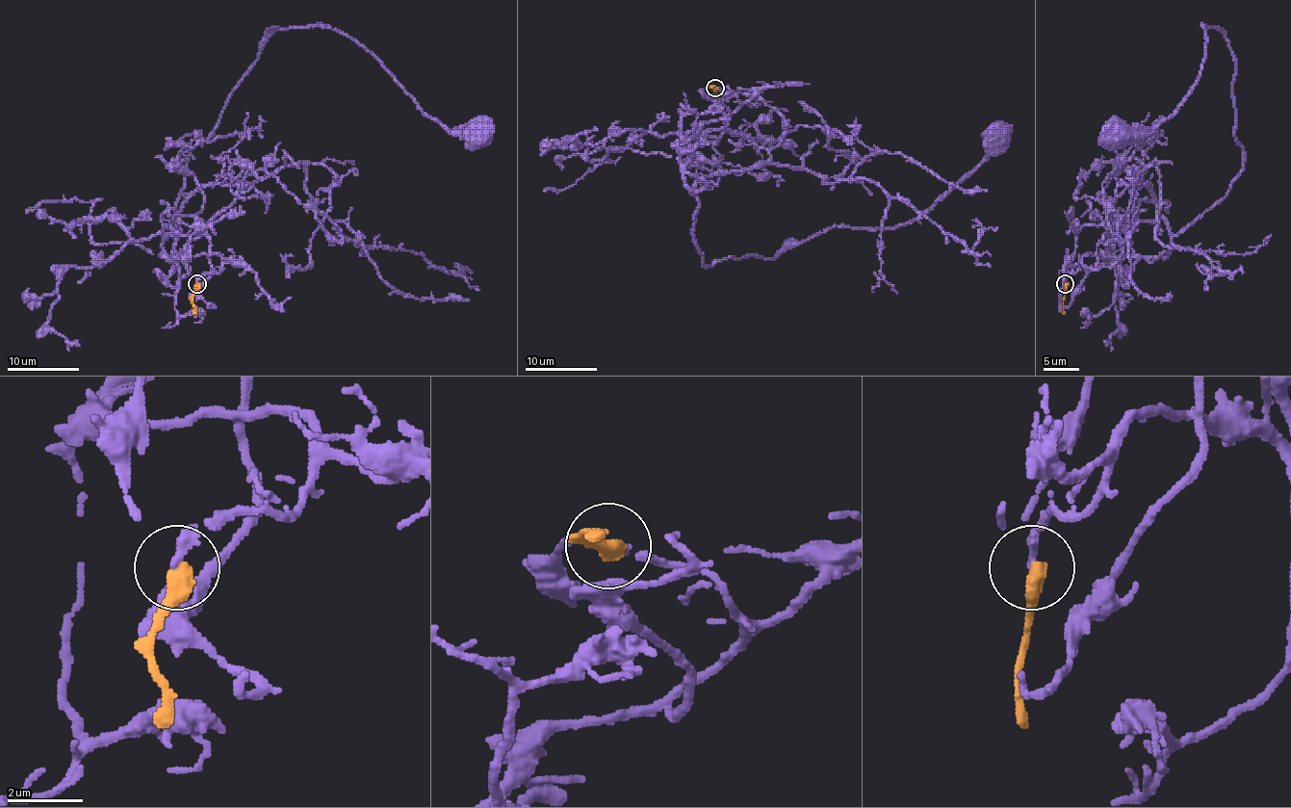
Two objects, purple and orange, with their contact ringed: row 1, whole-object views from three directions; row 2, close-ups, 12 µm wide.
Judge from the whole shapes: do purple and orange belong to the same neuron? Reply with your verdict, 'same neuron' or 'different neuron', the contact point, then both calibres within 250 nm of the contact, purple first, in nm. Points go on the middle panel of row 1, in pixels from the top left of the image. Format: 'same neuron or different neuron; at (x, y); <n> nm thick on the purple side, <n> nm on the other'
different neuron; at (714, 88); 240 nm thick on the purple side, 500 nm on the other

